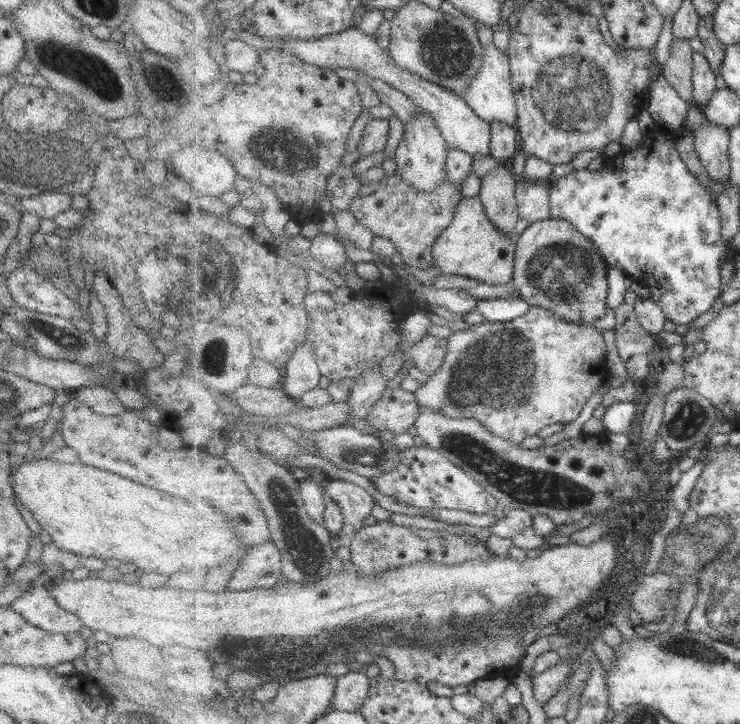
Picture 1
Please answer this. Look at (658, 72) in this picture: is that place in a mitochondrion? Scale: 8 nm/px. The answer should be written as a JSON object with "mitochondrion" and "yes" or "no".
{"mitochondrion":"no"}

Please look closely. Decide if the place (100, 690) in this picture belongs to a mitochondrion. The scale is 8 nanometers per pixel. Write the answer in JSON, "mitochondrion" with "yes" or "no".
{"mitochondrion":"no"}

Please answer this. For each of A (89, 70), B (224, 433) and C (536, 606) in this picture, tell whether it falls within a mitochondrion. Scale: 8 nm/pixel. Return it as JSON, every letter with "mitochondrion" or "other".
{"A":"mitochondrion","B":"other","C":"mitochondrion"}

